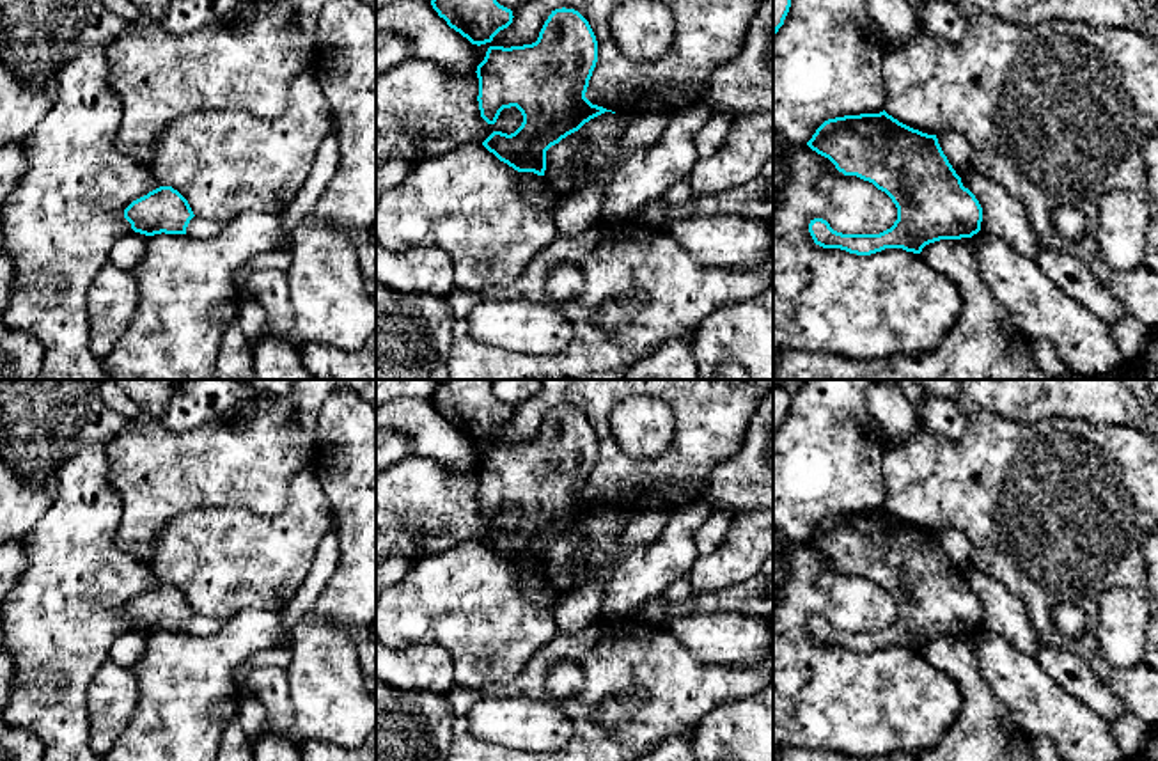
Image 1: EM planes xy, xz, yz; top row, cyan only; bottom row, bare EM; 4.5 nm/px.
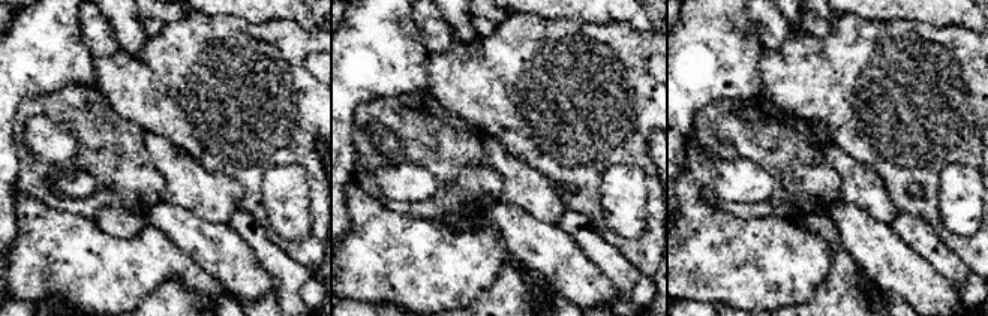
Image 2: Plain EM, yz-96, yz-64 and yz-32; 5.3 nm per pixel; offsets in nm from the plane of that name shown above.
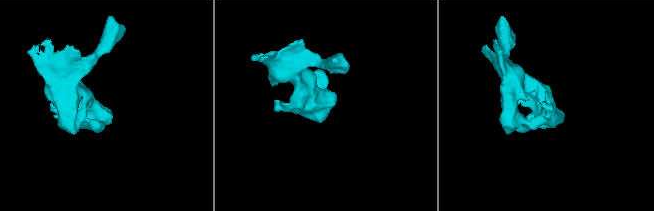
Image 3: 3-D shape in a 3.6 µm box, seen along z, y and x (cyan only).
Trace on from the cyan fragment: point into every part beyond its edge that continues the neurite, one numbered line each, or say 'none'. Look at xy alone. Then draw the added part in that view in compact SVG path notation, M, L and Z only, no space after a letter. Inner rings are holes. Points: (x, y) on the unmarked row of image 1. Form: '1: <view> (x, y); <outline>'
none

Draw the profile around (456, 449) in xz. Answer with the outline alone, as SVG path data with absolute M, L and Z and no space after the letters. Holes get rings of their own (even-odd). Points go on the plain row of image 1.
M401 397L376 408L376 431L403 433L411 454L458 470L475 470L473 442L450 426L429 399Z

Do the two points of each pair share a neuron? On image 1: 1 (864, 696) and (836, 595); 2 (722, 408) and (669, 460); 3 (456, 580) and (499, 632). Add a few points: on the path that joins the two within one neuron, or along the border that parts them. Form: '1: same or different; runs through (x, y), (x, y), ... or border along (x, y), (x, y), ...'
1: same; runs through (834, 673), (800, 639), (800, 616), (805, 611)
2: same; runs through (710, 421), (681, 449)
3: same; runs through (465, 593), (492, 619)

